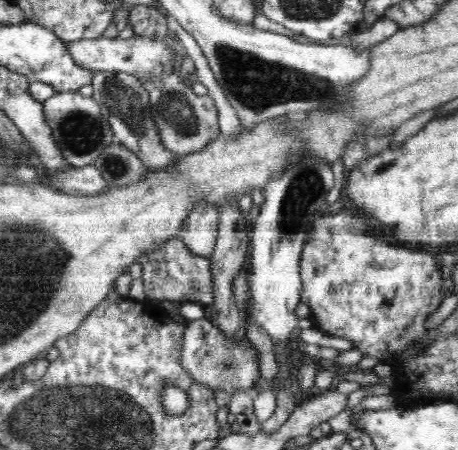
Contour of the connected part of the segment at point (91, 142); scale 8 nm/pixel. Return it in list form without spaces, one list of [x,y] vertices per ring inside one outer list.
[[[78,91],[56,92],[48,100],[44,100],[43,111],[53,129],[54,140],[57,141],[62,156],[74,168],[93,165],[115,142],[101,105],[92,97],[83,96]]]

